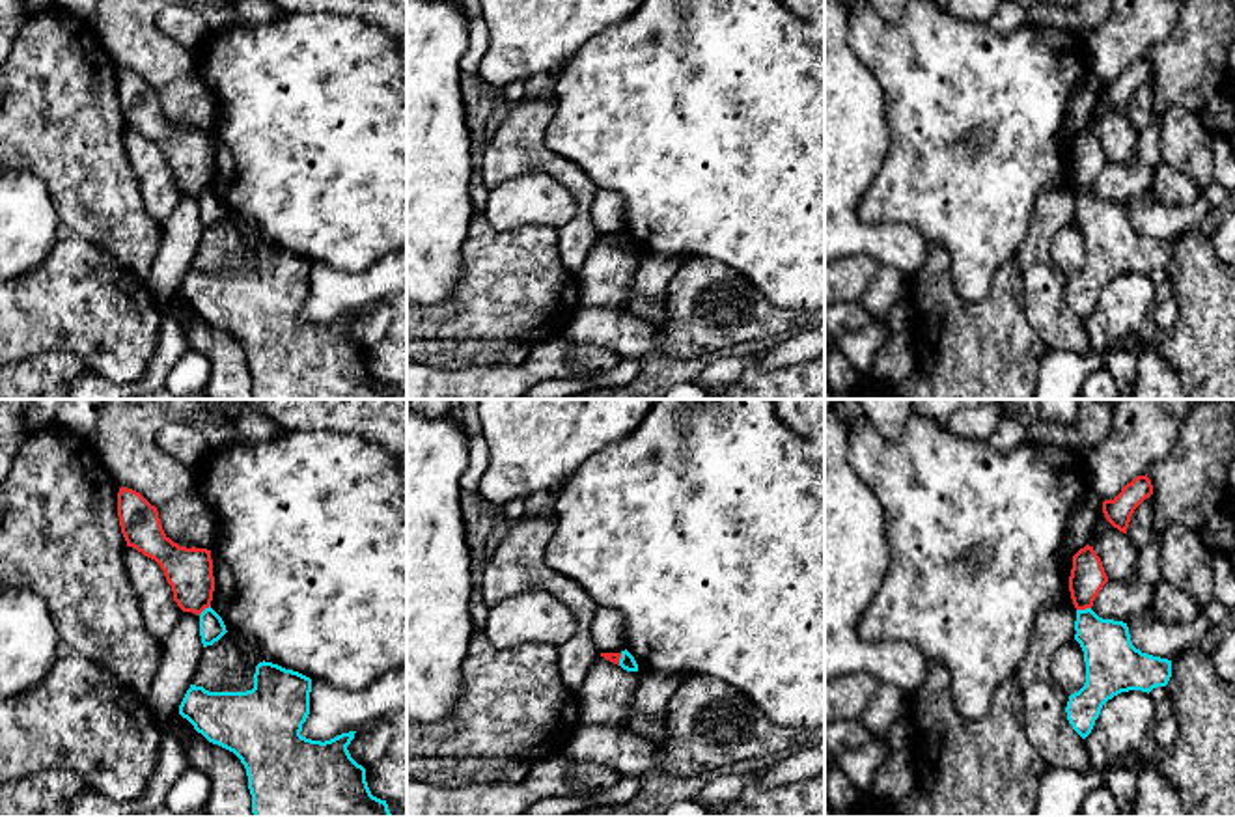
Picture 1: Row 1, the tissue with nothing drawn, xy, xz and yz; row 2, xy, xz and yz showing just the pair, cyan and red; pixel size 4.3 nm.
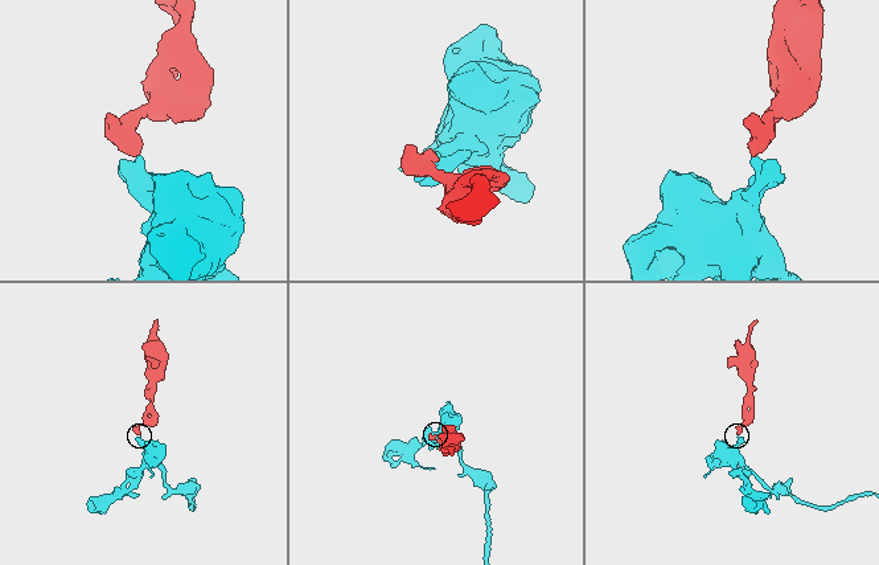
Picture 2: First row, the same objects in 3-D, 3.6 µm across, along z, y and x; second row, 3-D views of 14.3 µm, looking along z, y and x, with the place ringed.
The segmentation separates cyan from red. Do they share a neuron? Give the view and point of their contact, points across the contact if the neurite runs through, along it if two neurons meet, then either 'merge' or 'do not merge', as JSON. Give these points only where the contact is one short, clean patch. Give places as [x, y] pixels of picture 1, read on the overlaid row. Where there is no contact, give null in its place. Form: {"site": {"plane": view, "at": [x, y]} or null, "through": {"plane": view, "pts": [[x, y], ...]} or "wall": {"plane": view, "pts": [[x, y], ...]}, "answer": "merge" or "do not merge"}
{"site": {"plane": "yz", "at": [1082, 610]}, "wall": {"plane": "yz", "pts": [[1090, 607], [1077, 610]]}, "answer": "do not merge"}

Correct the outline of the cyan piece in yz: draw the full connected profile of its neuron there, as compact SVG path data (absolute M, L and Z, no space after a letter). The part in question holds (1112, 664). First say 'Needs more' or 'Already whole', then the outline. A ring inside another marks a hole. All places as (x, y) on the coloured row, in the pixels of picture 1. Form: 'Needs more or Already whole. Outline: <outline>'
Already whole. Outline: M1091 608L1076 610L1075 630L1084 651L1086 683L1069 696L1065 713L1073 729L1086 739L1114 696L1166 686L1172 660L1142 653L1132 645L1127 623L1103 619Z

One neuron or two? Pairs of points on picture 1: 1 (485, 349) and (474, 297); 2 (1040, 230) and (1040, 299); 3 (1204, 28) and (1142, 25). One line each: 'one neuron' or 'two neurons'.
1: two neurons
2: one neuron
3: two neurons

